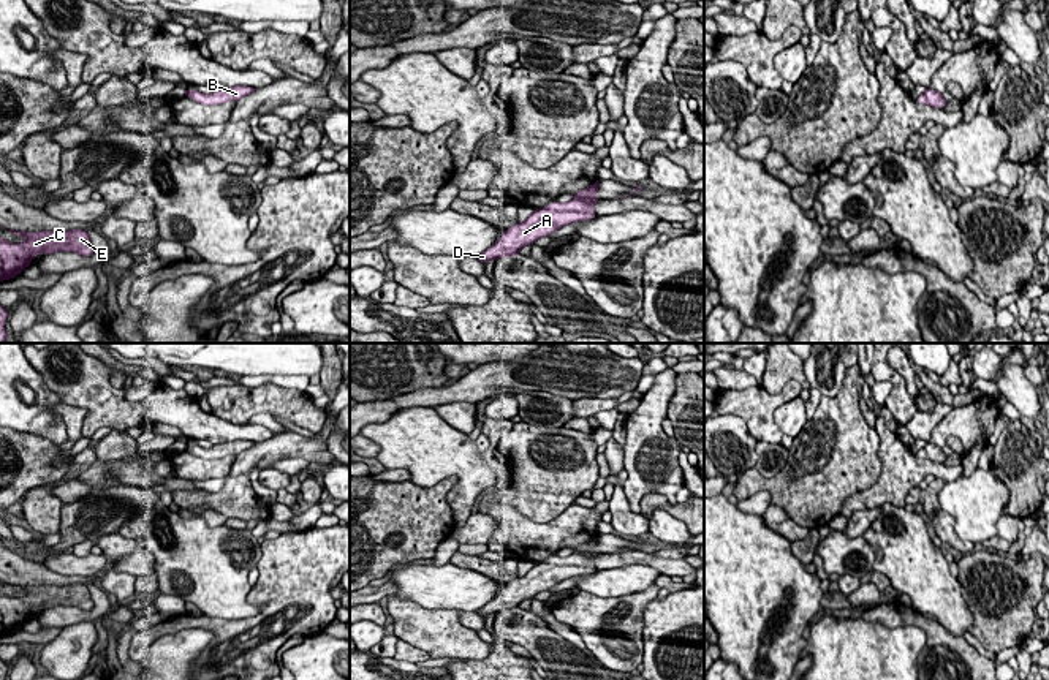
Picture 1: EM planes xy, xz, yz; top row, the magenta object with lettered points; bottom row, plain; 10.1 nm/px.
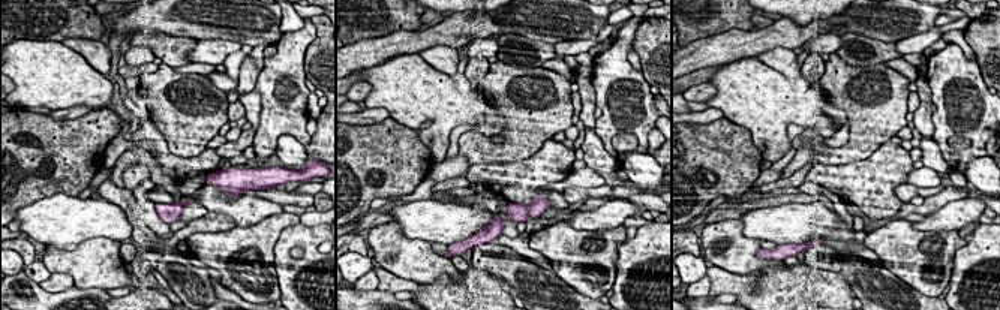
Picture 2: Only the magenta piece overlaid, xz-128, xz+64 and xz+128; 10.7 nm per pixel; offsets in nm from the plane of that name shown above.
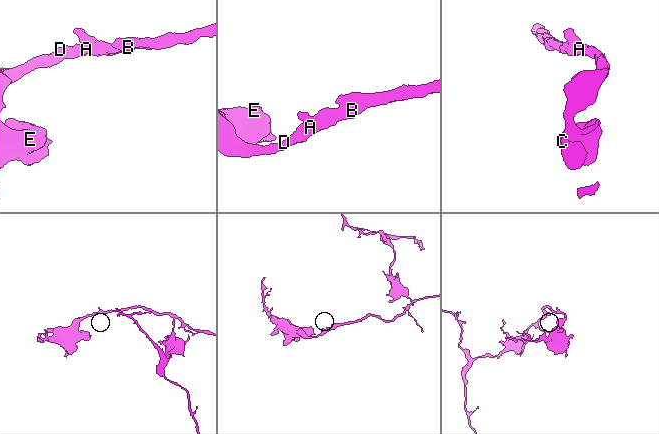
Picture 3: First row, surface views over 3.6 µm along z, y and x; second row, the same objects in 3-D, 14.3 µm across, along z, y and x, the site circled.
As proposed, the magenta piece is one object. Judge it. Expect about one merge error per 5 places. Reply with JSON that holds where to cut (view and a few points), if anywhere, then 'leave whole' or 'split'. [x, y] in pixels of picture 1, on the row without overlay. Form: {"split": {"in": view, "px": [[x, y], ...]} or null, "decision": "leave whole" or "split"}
{"split": null, "decision": "leave whole"}

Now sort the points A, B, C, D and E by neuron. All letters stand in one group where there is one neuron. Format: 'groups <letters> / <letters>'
groups A B C D E

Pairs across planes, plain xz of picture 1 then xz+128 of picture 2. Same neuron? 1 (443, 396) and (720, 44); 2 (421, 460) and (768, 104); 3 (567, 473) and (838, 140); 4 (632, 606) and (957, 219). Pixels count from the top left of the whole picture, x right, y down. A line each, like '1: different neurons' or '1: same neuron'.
1: same neuron
2: same neuron
3: different neurons
4: different neurons

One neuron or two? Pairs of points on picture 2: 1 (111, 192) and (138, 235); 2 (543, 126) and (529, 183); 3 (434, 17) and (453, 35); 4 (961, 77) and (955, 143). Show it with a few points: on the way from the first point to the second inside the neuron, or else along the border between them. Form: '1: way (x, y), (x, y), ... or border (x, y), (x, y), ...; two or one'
1: way (122, 202), (138, 225); one
2: border (552, 138), (528, 157), (502, 160); two
3: border (444, 17), (429, 27); two
4: border (946, 140), (964, 137), (972, 144); two

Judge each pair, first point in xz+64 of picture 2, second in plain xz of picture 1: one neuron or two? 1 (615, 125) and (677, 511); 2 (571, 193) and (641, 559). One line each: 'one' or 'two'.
1: two
2: one

